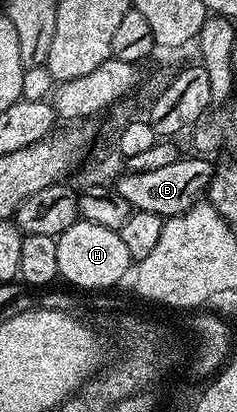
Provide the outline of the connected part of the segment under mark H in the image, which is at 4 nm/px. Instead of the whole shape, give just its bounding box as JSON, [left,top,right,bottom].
[57,220,133,289]

